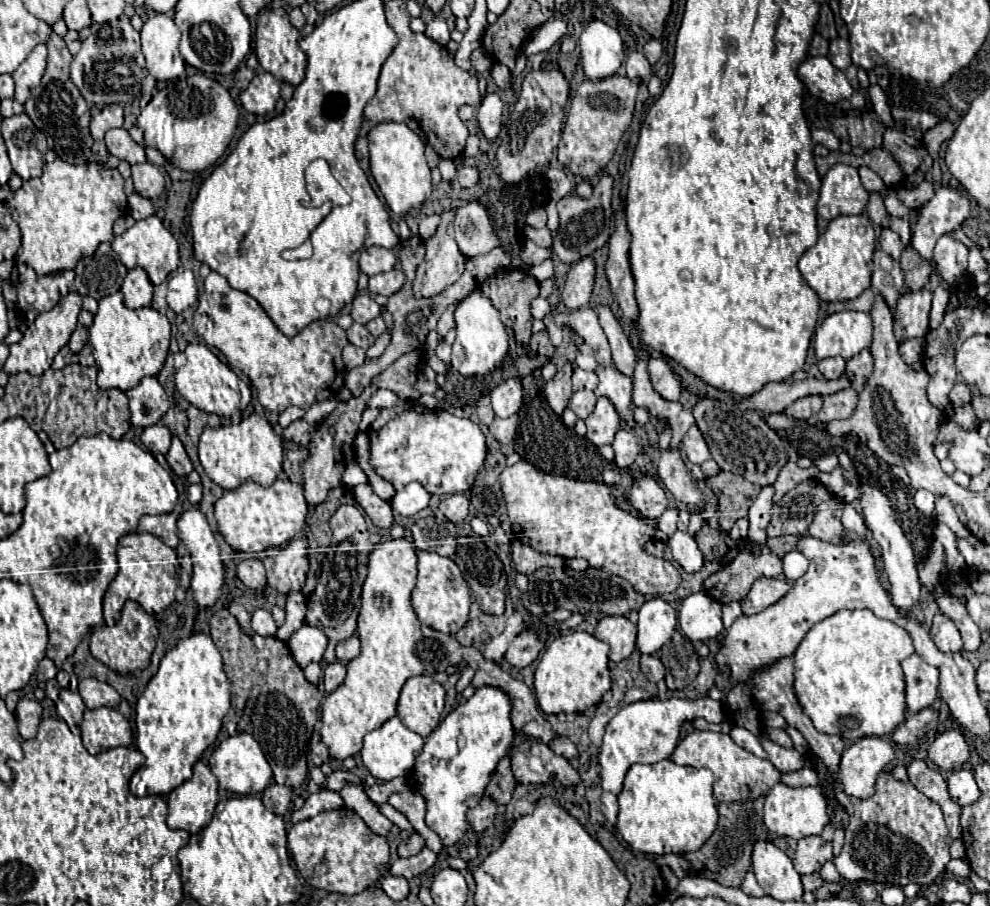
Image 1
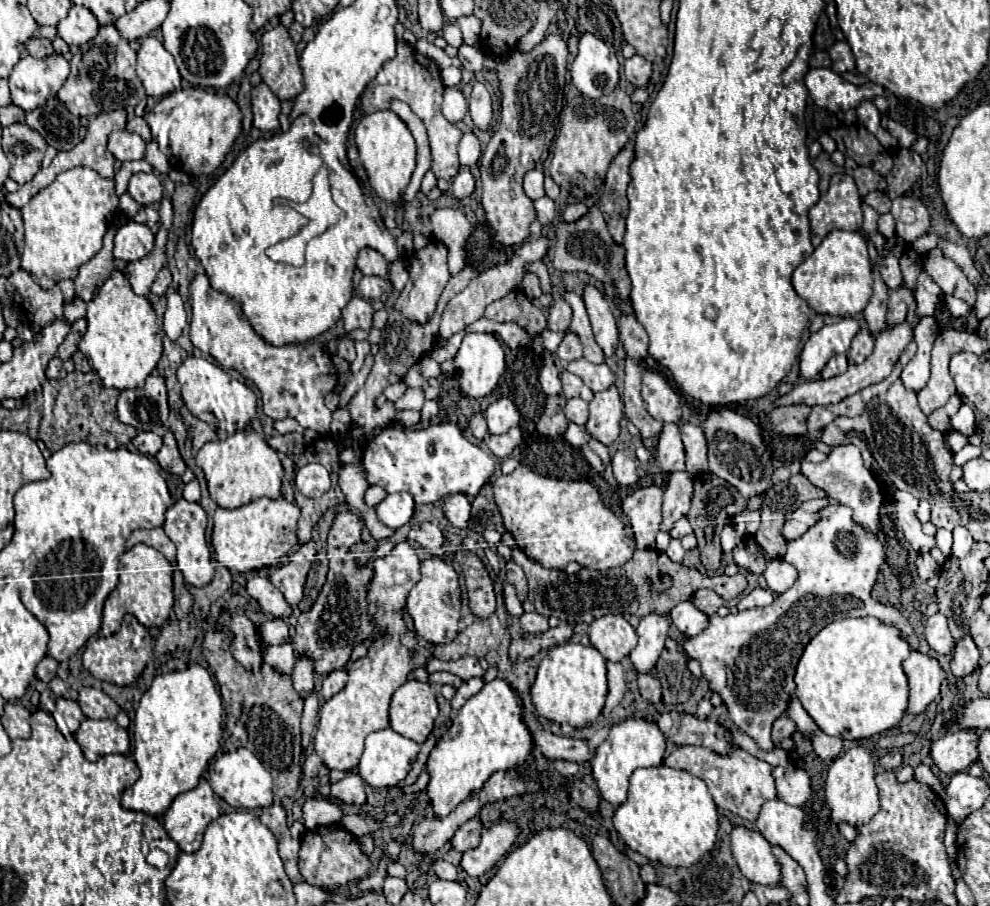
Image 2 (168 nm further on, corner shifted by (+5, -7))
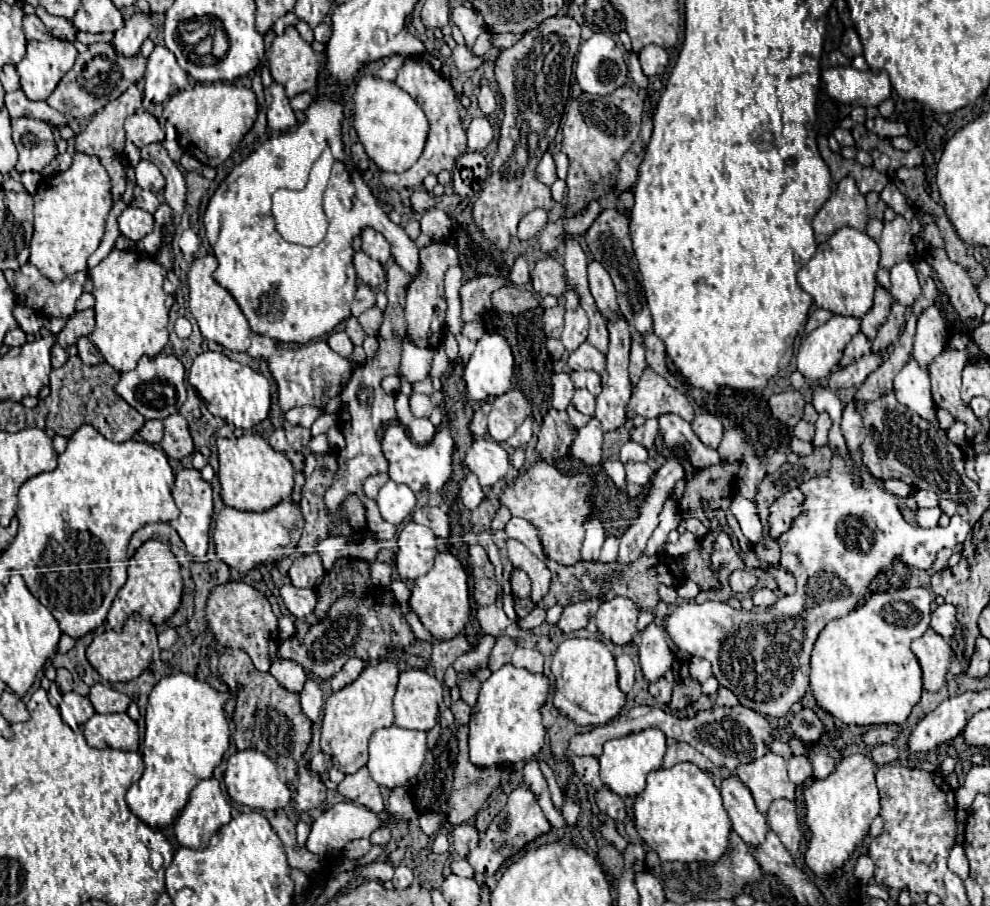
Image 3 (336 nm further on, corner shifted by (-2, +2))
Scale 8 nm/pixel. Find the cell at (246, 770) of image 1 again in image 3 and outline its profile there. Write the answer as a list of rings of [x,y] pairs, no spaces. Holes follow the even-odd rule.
[[[245,749],[245,751],[237,751],[227,759],[227,771],[225,771],[225,787],[229,797],[235,803],[247,805],[251,809],[263,809],[263,811],[273,811],[273,809],[283,809],[289,799],[291,793],[287,789],[285,783],[279,781],[279,773],[277,773],[277,765],[263,755],[257,749]]]

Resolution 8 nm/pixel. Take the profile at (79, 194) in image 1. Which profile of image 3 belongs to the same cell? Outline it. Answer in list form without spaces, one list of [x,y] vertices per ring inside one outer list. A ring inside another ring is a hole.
[[[75,153],[73,165],[65,173],[47,177],[33,195],[35,201],[35,231],[31,239],[29,261],[53,283],[67,275],[87,271],[89,255],[101,245],[107,215],[113,205],[111,183],[99,159]]]

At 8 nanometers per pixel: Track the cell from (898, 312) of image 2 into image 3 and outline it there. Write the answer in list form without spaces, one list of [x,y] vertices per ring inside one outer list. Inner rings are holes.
[[[893,301],[889,317],[887,317],[885,325],[879,329],[879,333],[877,333],[875,341],[873,341],[873,351],[885,351],[897,341],[903,325],[905,325],[905,313],[907,313],[907,307]]]

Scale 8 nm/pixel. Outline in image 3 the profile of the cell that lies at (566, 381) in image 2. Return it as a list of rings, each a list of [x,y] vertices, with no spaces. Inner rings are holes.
[[[573,371],[571,381],[575,387],[589,389],[593,395],[601,393],[601,377],[595,371]]]

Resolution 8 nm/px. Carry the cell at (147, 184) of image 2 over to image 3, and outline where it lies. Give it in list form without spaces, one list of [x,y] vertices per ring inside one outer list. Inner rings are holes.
[[[139,161],[139,165],[135,167],[135,177],[137,177],[137,185],[141,189],[149,189],[149,191],[157,193],[165,187],[165,177],[151,161]]]

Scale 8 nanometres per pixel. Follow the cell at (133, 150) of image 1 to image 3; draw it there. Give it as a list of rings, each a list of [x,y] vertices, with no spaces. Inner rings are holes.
[[[141,111],[141,113],[135,113],[125,119],[125,137],[129,143],[133,143],[135,147],[141,149],[149,143],[163,141],[165,133],[161,131],[157,119],[151,113]]]

